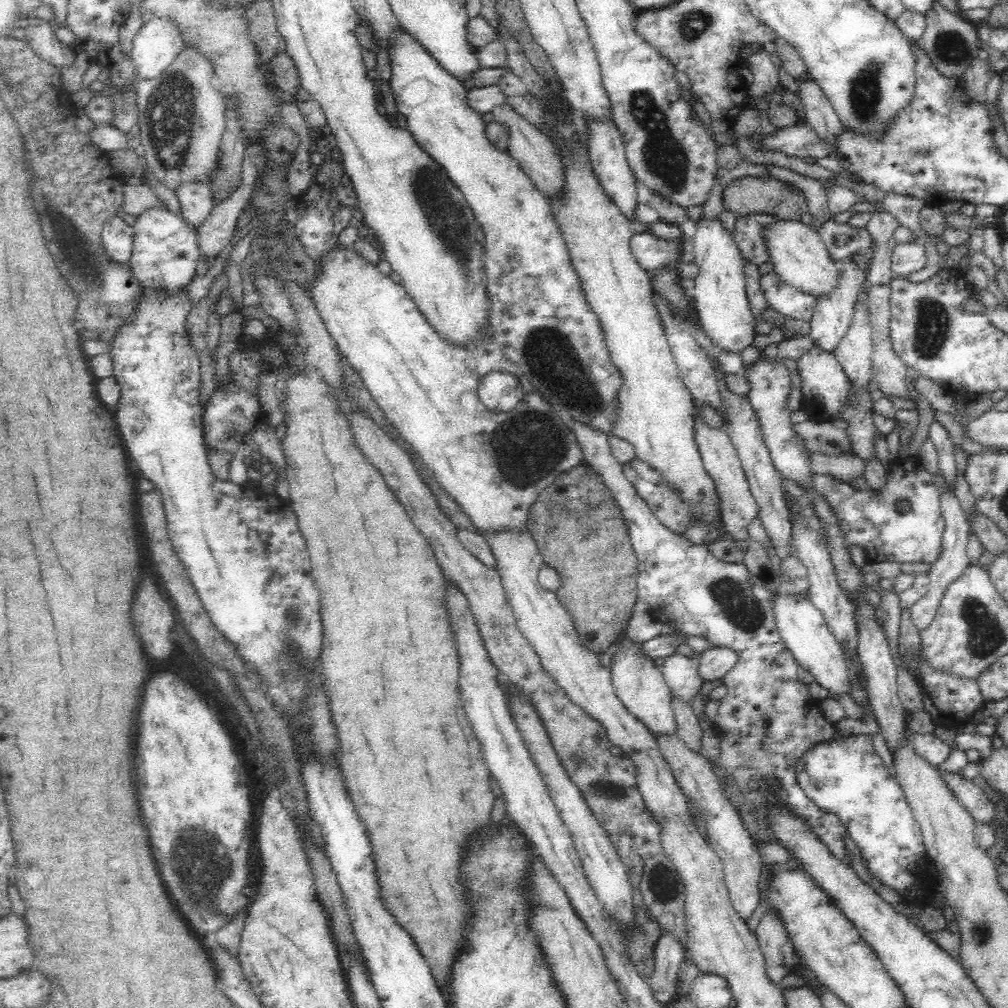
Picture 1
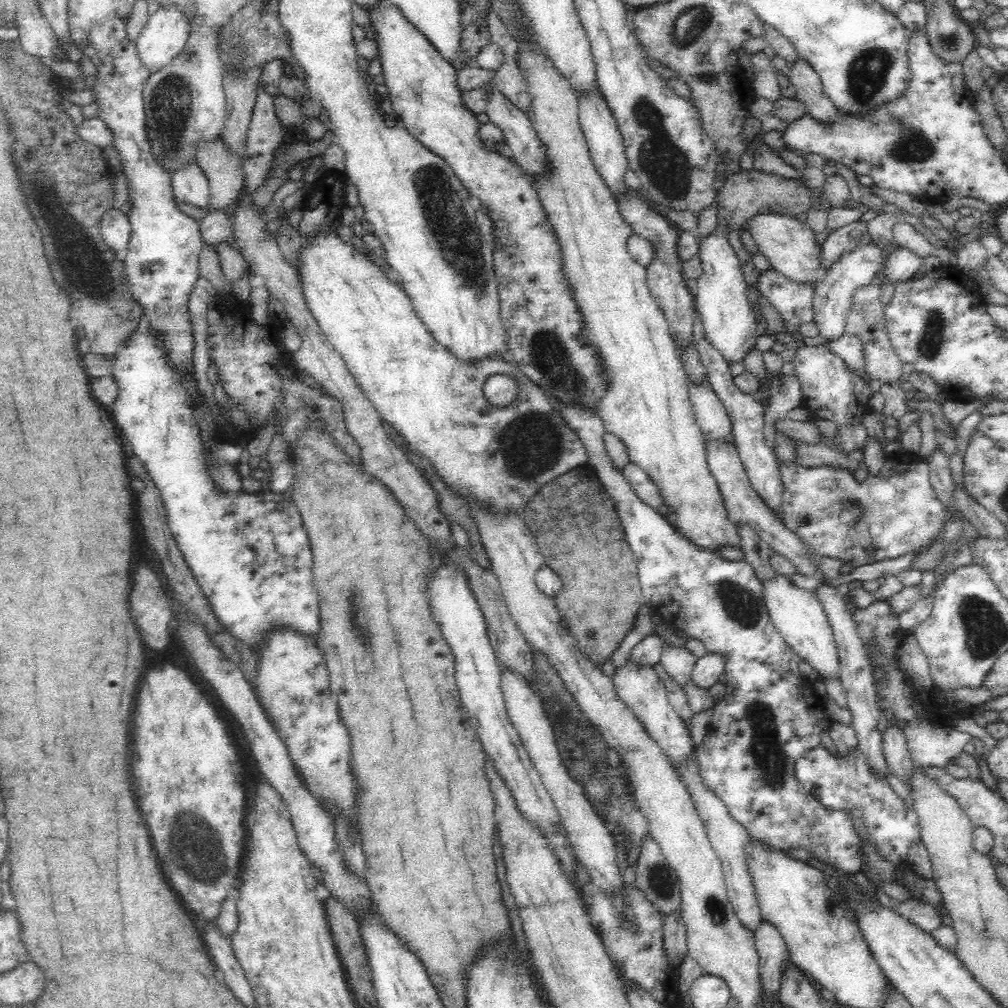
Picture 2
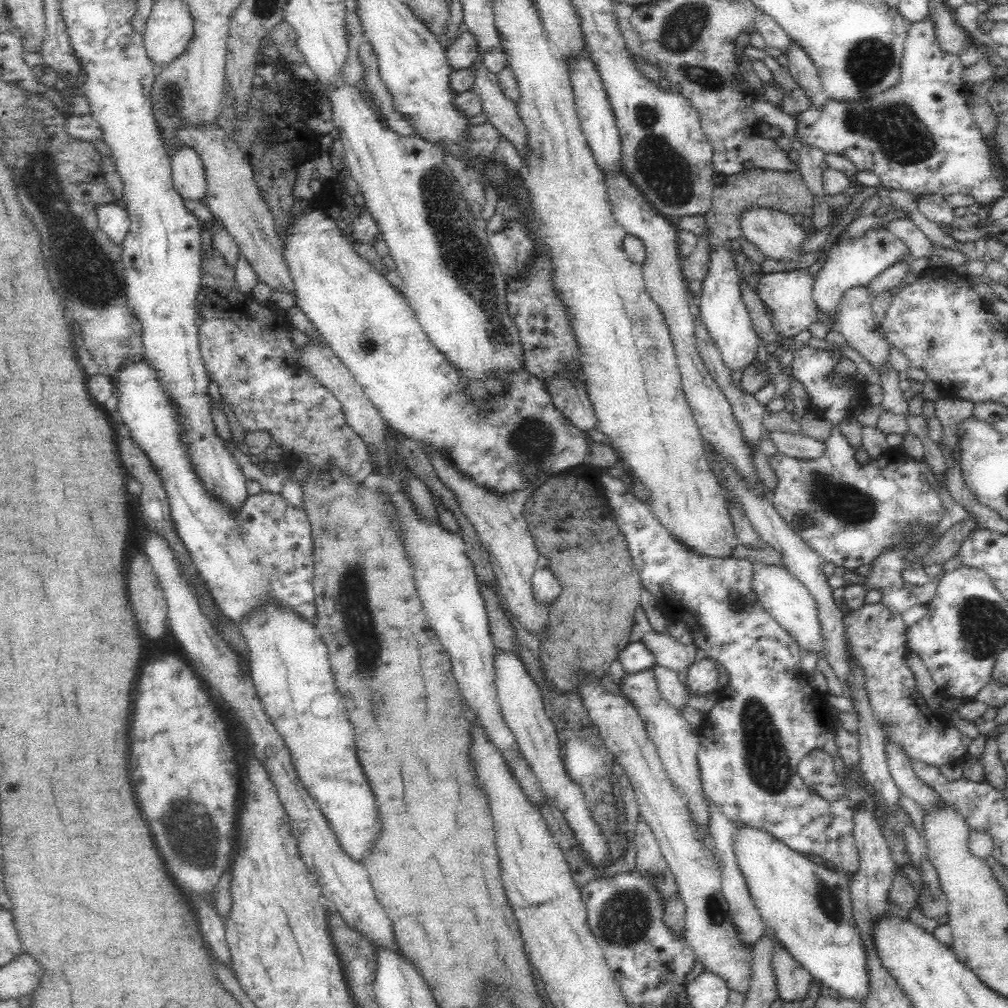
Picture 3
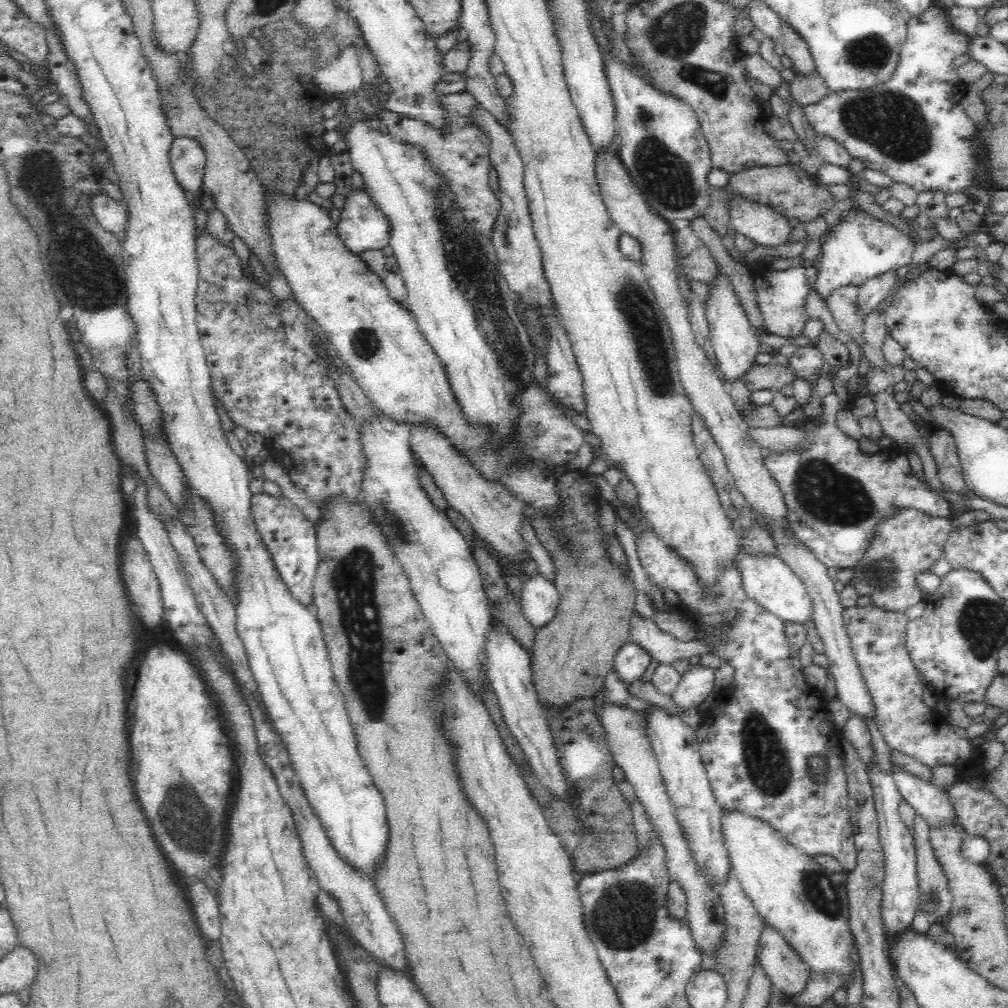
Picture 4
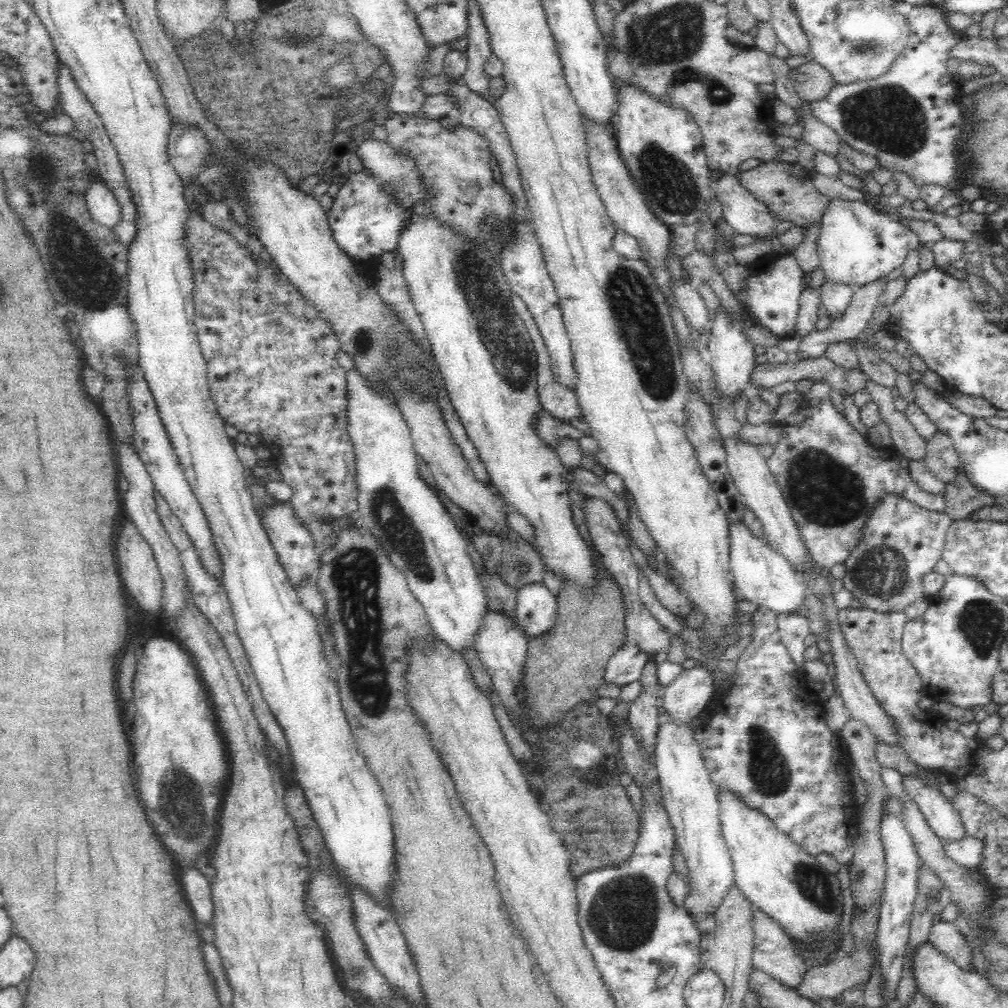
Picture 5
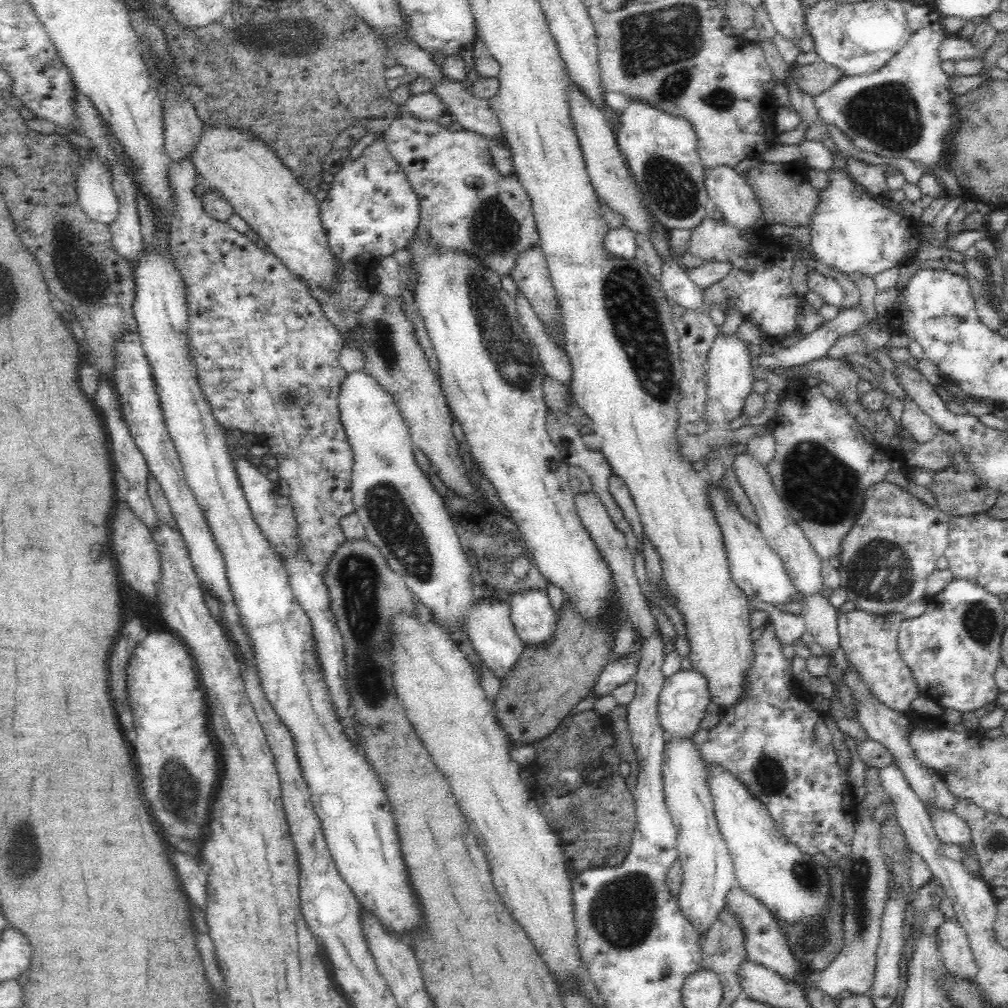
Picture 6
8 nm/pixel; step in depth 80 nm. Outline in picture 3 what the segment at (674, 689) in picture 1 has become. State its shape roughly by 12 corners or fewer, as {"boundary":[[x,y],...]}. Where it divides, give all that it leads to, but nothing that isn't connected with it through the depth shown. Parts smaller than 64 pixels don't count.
{"boundary":[[652,628],[641,638],[656,663],[676,673],[694,662],[696,645]]}

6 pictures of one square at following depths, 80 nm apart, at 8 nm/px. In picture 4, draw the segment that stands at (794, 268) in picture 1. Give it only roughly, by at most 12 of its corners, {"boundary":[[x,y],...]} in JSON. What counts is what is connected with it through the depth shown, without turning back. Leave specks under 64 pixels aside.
{"boundary":[[732,199],[730,223],[762,248],[792,244],[780,212]]}

